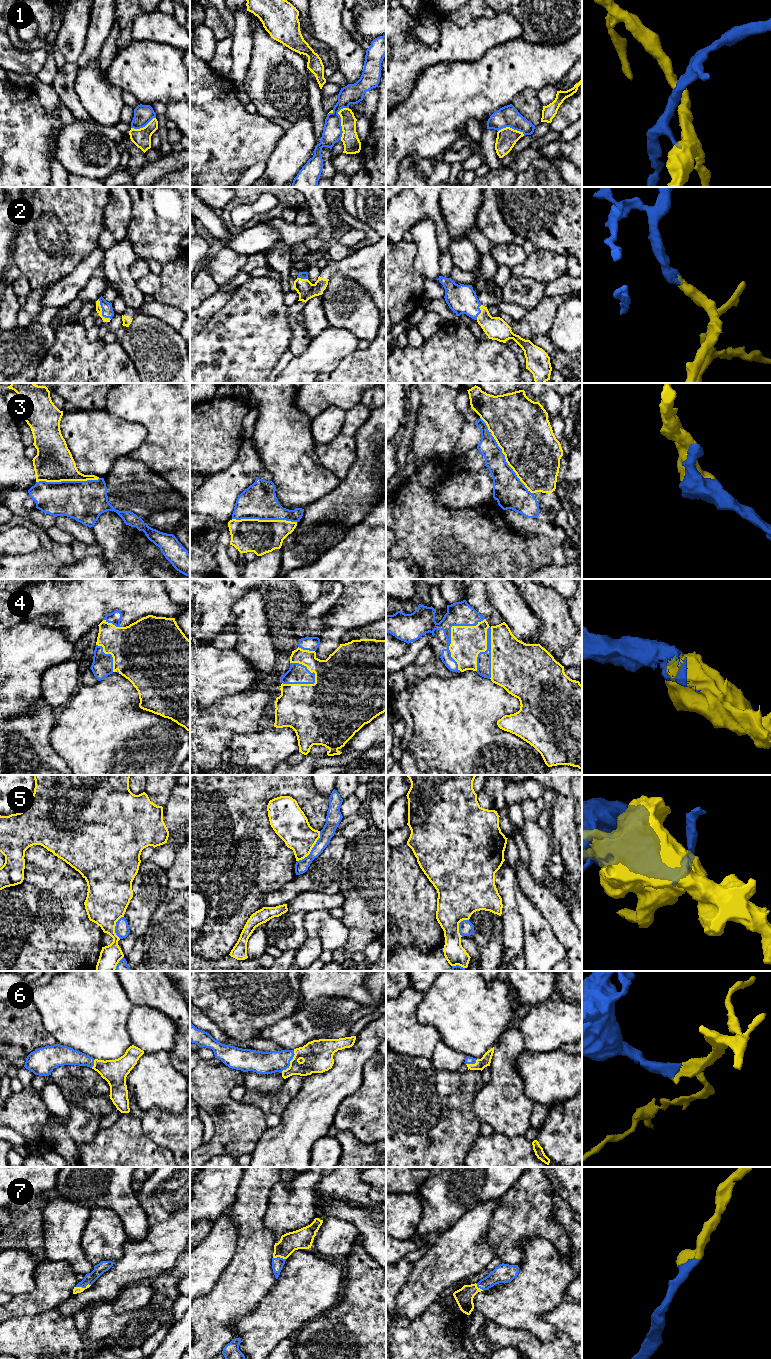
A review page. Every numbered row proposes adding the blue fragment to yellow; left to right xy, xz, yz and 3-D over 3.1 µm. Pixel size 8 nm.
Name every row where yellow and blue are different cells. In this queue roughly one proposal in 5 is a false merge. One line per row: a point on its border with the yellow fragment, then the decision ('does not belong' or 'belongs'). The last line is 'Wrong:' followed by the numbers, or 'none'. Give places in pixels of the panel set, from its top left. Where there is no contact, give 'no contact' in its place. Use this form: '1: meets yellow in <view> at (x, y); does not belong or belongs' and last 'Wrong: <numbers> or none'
1: meets yellow in xz at (341, 121); does not belong
2: meets yellow in xy at (101, 311); belongs
3: meets yellow in xz at (264, 520); belongs
4: meets yellow in yz at (491, 652); belongs
5: meets yellow in xz at (312, 847); does not belong
6: meets yellow in xz at (290, 1062); belongs
7: meets yellow in xy at (83, 1288); belongs
Wrong: 1, 5

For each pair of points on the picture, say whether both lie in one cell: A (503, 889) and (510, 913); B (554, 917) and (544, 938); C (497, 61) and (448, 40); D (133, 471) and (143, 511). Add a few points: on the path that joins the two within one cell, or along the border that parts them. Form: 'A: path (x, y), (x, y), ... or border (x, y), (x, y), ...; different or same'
A: path (508, 895), (510, 907); same
B: border (535, 907), (563, 945); different
C: border (504, 42), (493, 46), (474, 61), (461, 61); different
D: path (134, 481), (134, 487), (143, 498), (143, 501); same

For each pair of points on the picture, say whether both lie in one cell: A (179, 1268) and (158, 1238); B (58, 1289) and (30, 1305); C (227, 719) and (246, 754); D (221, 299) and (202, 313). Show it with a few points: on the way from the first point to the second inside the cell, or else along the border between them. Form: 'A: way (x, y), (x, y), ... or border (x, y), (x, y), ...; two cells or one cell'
A: border (177, 1259), (170, 1268), (156, 1276); two cells
B: way (51, 1290), (37, 1302); one cell
C: border (257, 730), (236, 733), (231, 738), (229, 747); two cells
D: way (216, 302), (207, 309); one cell

